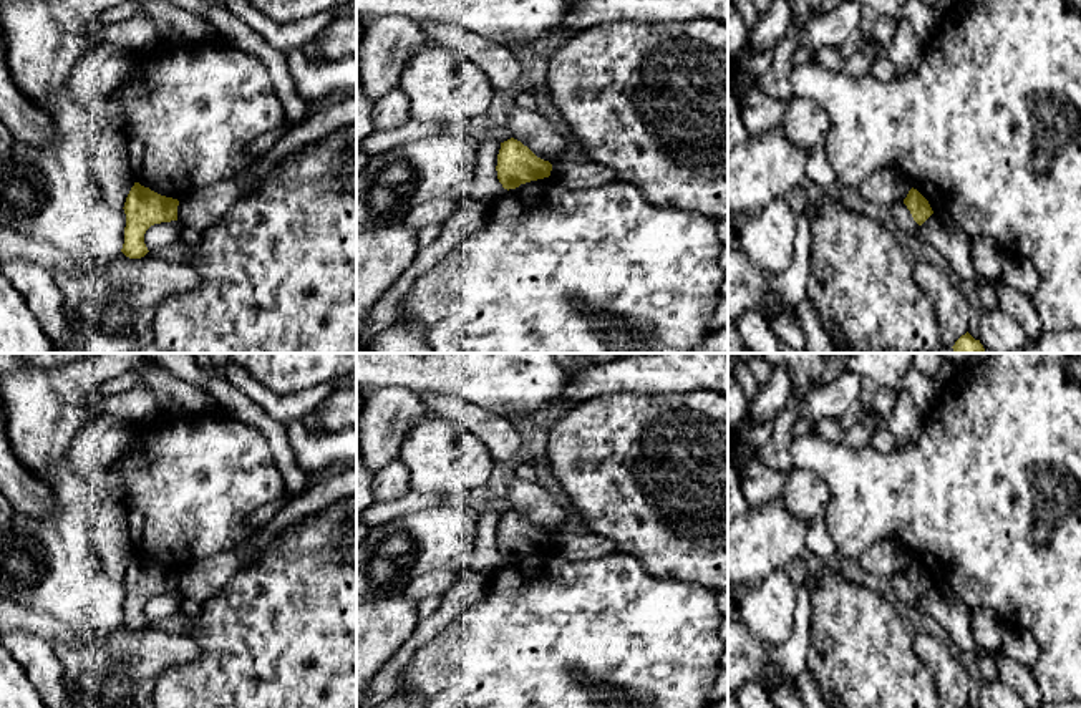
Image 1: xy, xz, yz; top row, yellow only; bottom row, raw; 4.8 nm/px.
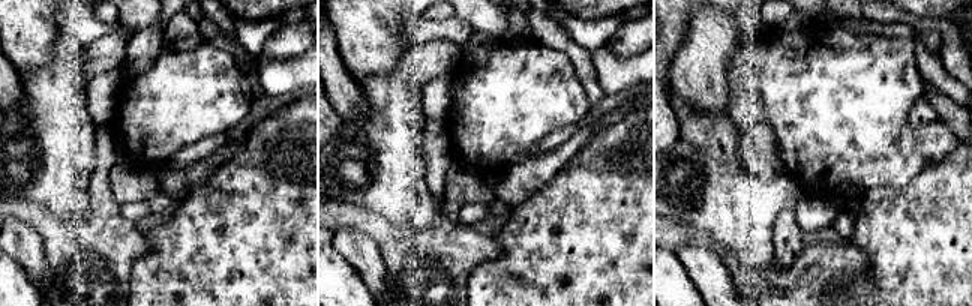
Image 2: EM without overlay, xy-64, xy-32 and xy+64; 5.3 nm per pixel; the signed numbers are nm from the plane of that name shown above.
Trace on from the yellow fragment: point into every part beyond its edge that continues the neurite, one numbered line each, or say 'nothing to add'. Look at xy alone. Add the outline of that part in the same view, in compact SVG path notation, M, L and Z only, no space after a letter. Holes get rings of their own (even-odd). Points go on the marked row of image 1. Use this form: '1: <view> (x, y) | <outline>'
nothing to add

